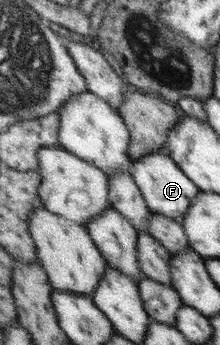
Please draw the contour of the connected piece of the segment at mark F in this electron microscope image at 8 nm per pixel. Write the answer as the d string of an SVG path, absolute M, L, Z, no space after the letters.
M159 148L143 159L135 160L131 172L152 211L183 223L183 218L198 197L200 188L187 176L186 171L179 165L175 166L175 163L167 150Z

